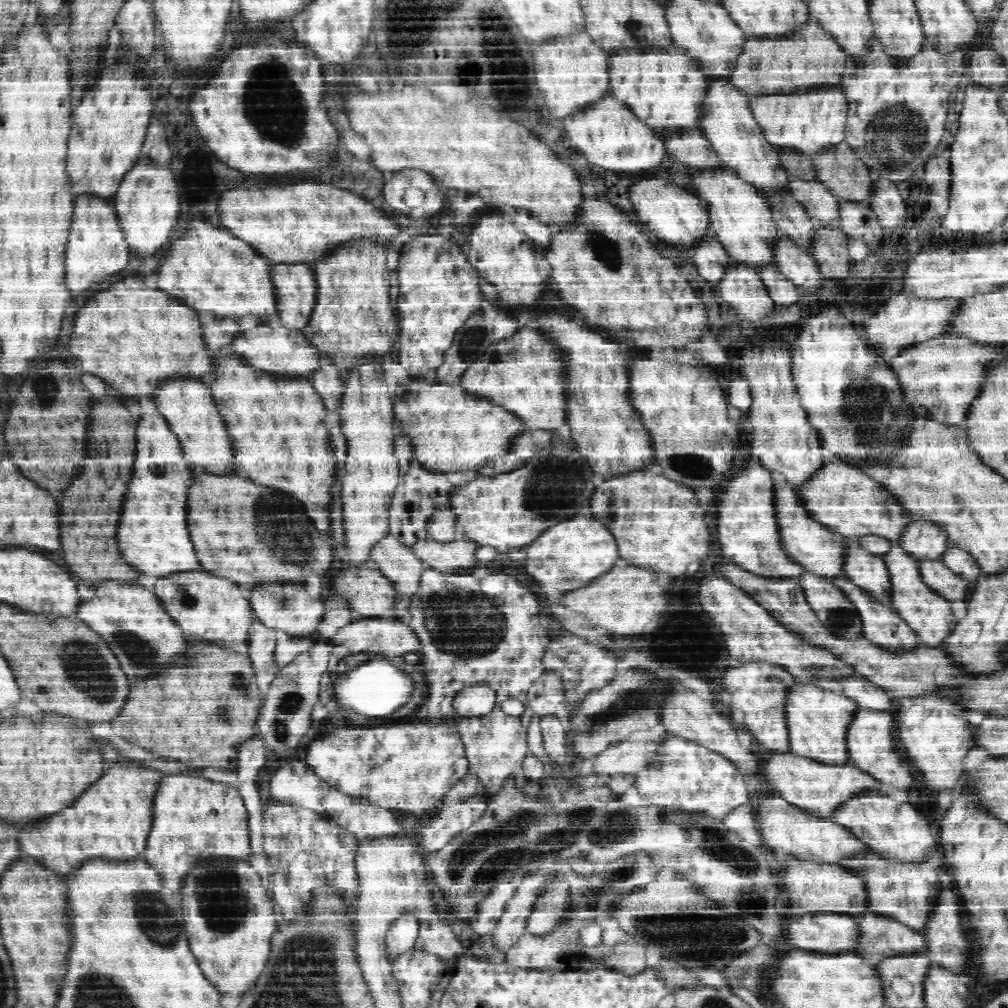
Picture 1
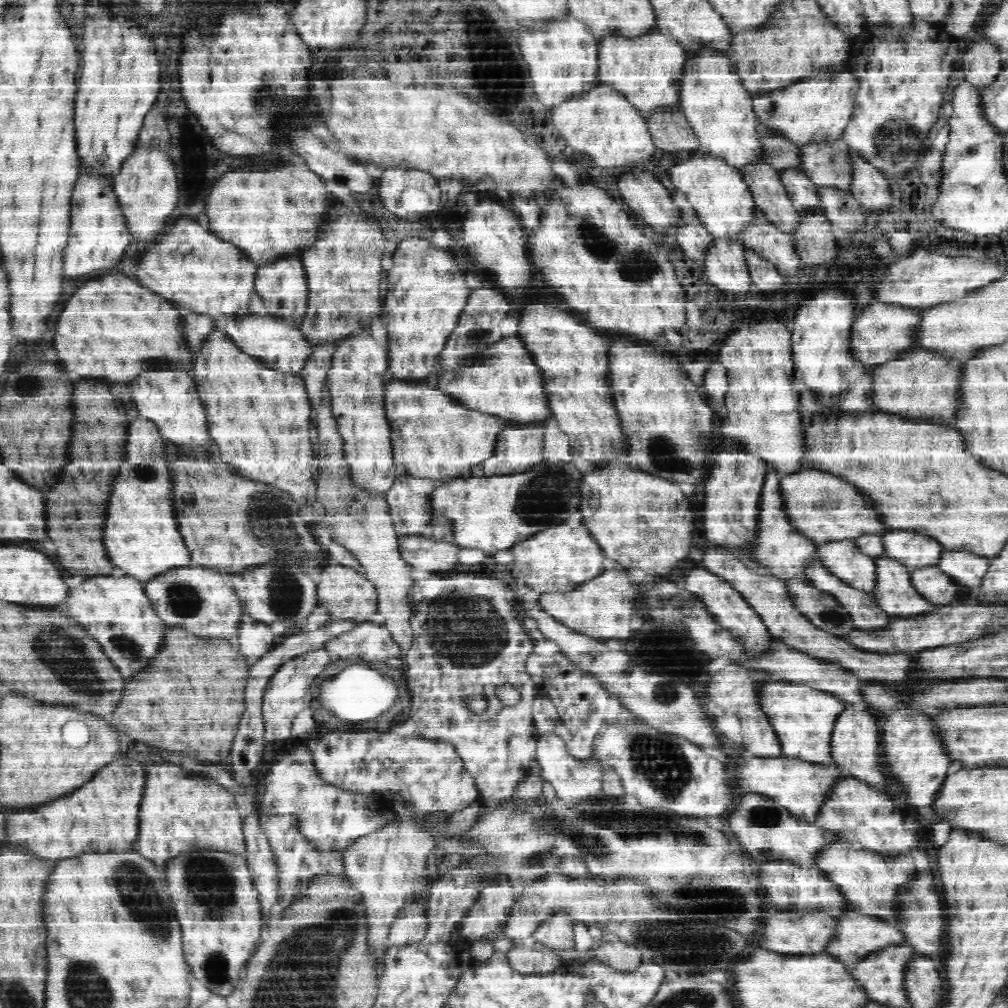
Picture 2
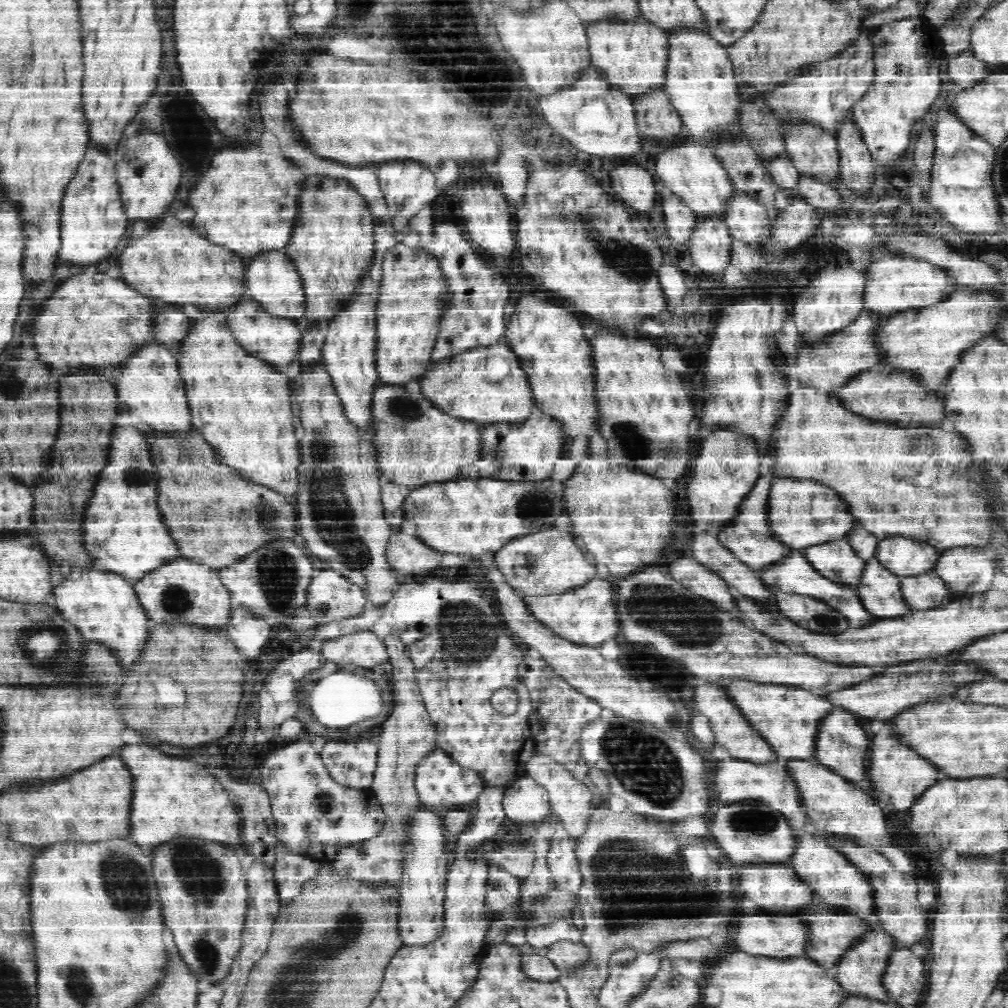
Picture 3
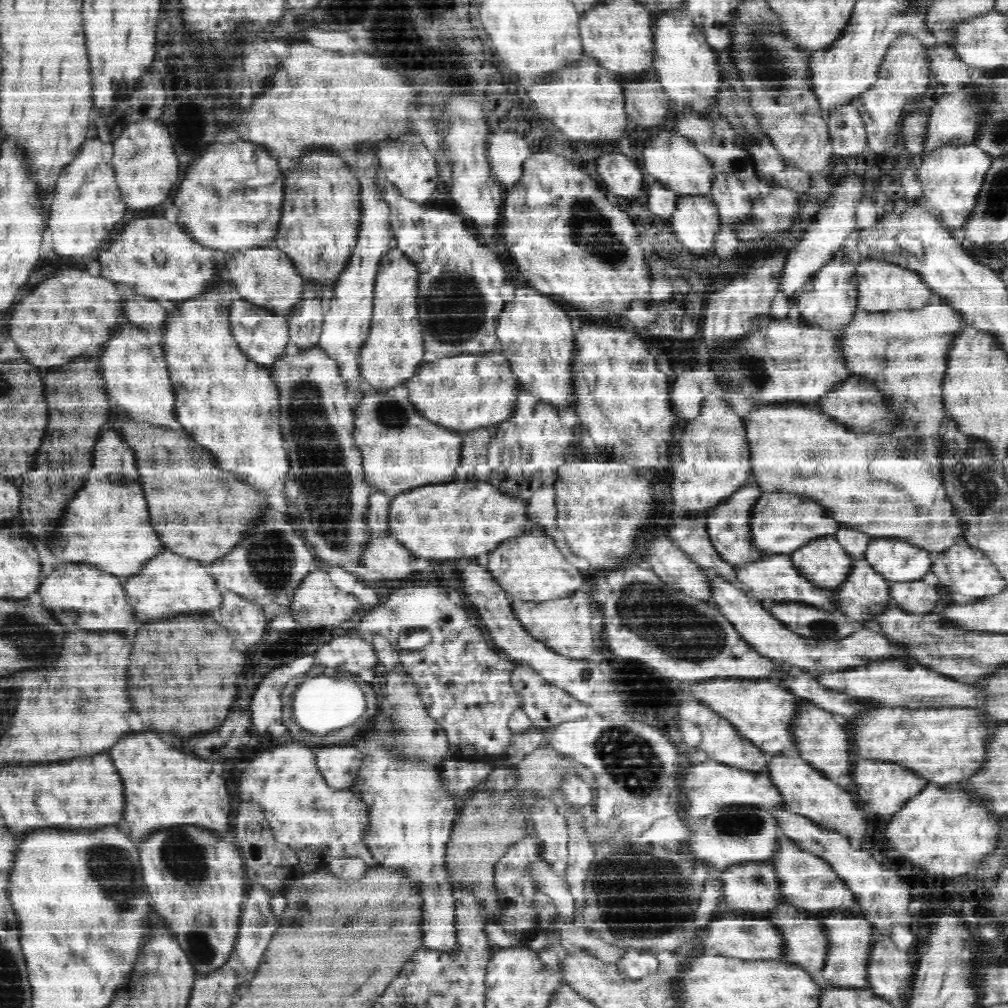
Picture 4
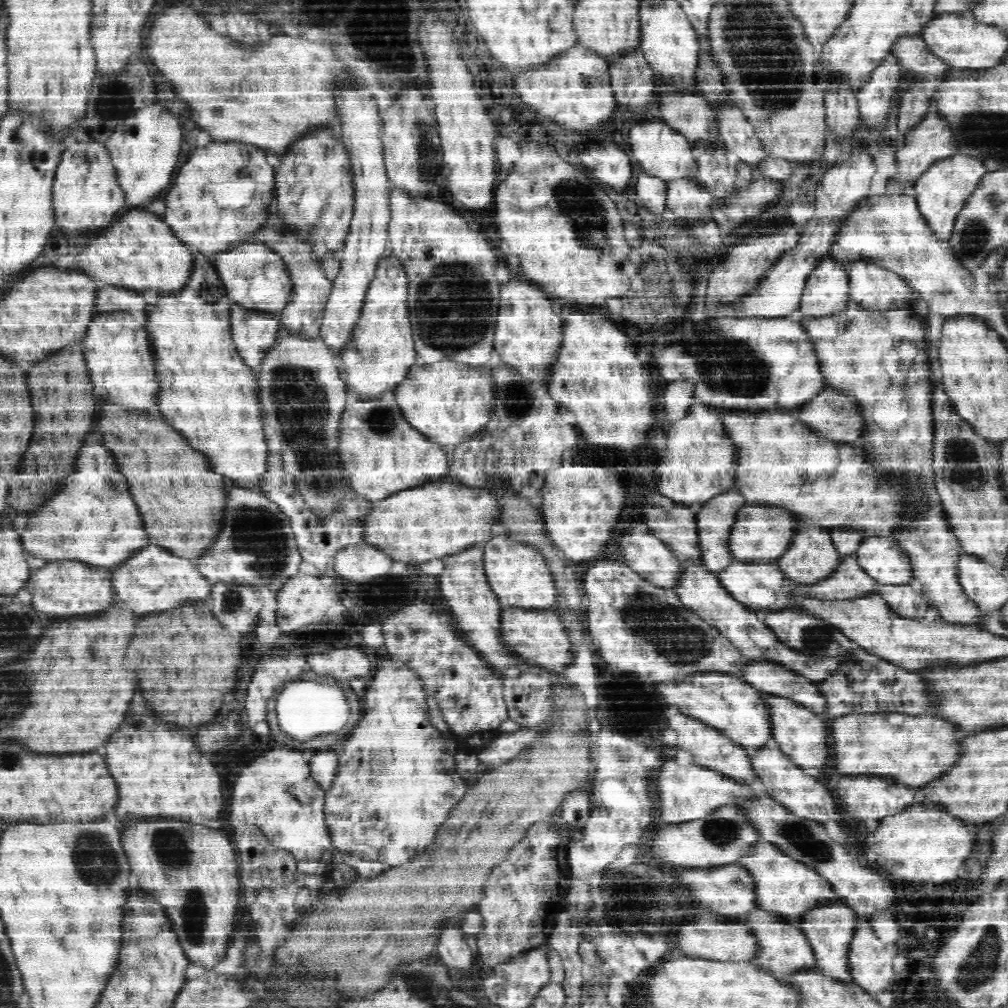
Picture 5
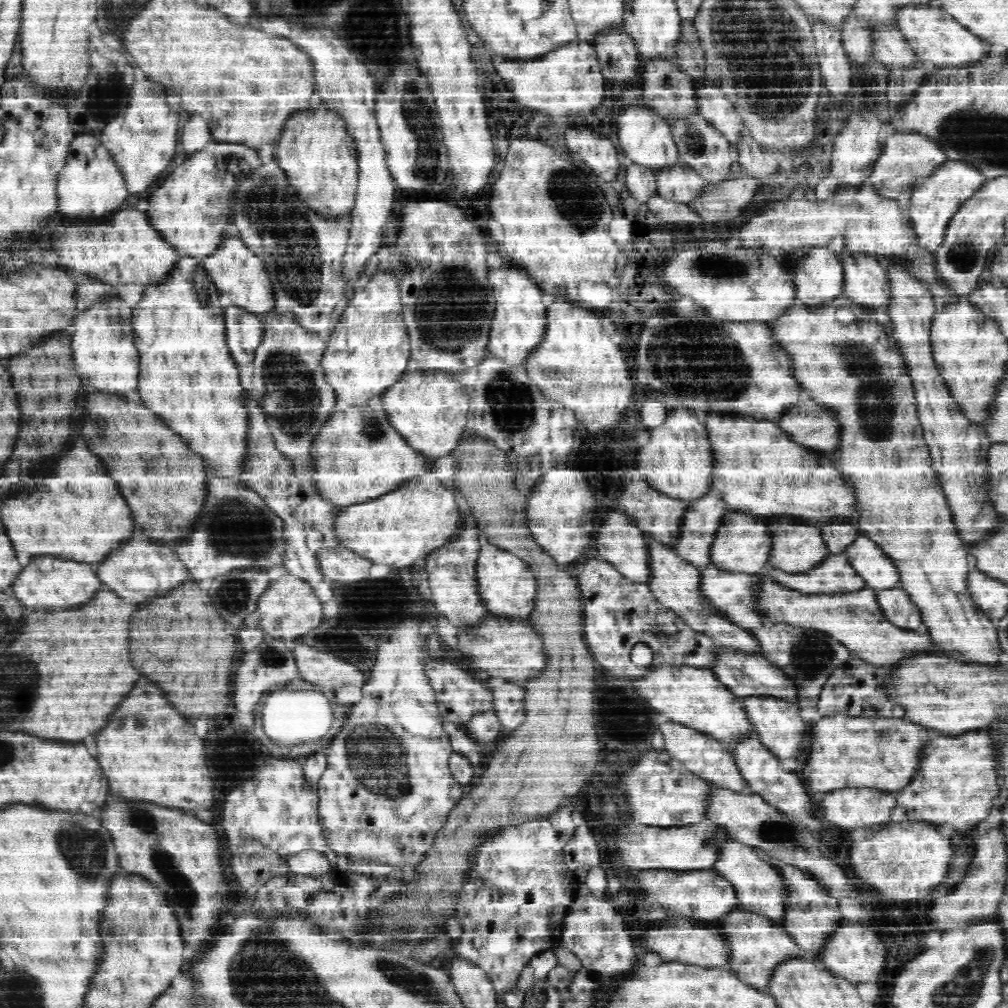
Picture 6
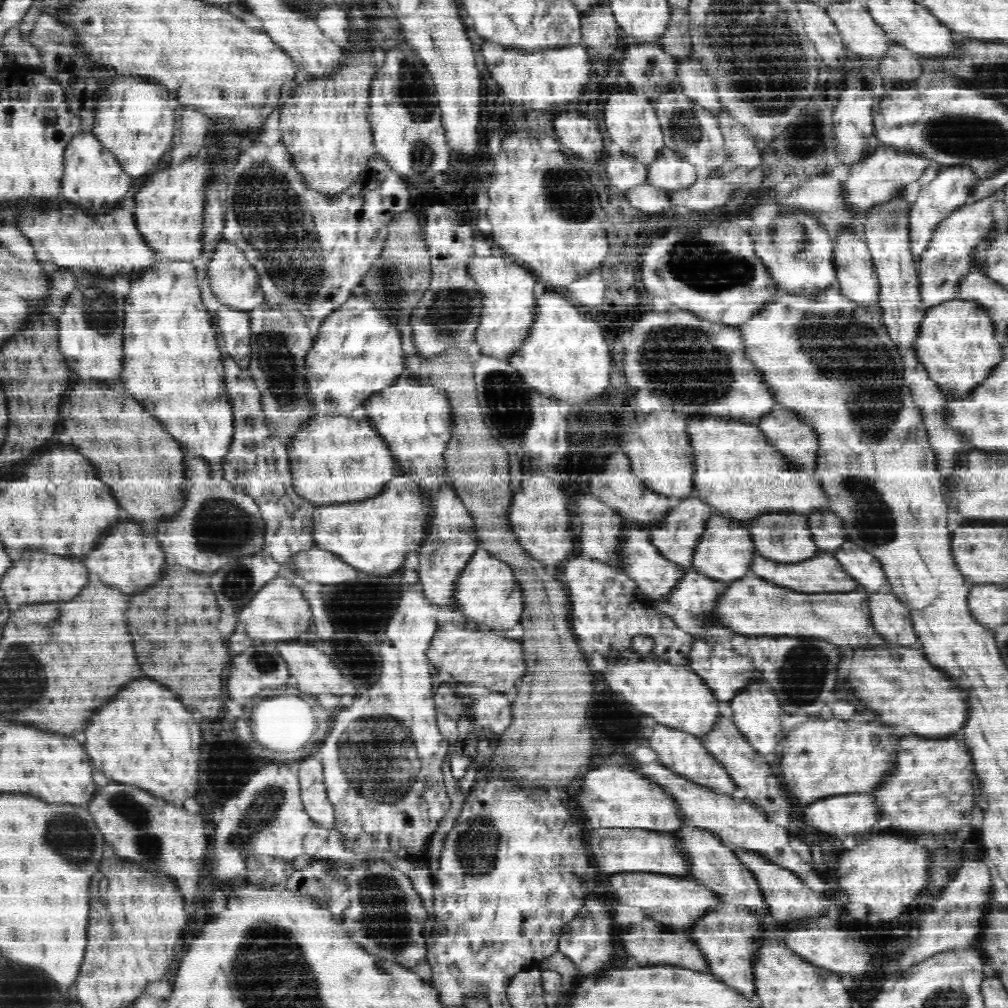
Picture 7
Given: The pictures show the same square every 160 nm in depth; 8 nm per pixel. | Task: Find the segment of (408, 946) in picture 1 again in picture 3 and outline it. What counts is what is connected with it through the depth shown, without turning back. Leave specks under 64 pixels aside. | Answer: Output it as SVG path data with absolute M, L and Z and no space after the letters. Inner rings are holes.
M418 811L413 816L410 858L403 868L402 884L396 904L396 934L402 945L420 946L436 940L441 930L441 905L444 900L446 876L446 840L441 816L430 811Z

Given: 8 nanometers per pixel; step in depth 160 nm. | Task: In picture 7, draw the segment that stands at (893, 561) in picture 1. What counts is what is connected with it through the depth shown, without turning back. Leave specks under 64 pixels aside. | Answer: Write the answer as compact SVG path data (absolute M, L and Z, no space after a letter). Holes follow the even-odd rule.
M820 554L816 556L816 560L808 560L808 564L774 564L770 560L764 558L756 558L756 564L751 566L751 573L760 576L764 580L768 580L778 586L786 586L798 592L844 592L844 590L856 590L858 582L844 572L842 564L832 556L832 554Z

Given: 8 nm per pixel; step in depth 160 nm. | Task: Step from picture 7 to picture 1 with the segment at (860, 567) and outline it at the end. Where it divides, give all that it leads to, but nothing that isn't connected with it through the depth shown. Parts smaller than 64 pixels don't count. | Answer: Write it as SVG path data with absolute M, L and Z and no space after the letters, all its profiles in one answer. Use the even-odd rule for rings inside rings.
M921 517L908 526L907 535L900 546L920 559L941 558L950 548L950 535L944 531L940 522Z

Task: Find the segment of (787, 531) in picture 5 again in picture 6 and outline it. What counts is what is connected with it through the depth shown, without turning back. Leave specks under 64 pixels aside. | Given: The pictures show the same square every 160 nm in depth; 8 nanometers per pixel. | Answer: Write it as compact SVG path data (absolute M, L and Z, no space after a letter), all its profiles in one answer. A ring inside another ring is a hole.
M728 512L712 550L712 557L715 558L714 566L722 569L743 569L744 572L763 571L770 558L772 546L776 544L774 526L768 524L768 517L751 512Z

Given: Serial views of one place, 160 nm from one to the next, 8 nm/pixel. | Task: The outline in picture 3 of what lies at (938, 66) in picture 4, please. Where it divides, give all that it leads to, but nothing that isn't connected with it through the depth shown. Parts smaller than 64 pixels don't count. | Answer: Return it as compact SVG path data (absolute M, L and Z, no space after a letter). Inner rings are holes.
M968 50L948 59L945 71L950 81L974 87L990 76L992 66L988 61L978 59L972 50Z

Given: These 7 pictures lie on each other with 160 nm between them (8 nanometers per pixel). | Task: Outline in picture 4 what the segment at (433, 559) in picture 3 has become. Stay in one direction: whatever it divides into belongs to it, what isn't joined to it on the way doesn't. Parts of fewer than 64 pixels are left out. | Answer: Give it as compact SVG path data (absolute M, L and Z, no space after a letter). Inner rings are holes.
M387 535L371 540L363 568L366 574L372 570L378 570L384 574L384 578L390 578L390 580L404 578L414 572L416 558L419 556L414 556L412 549L408 549L402 540Z

